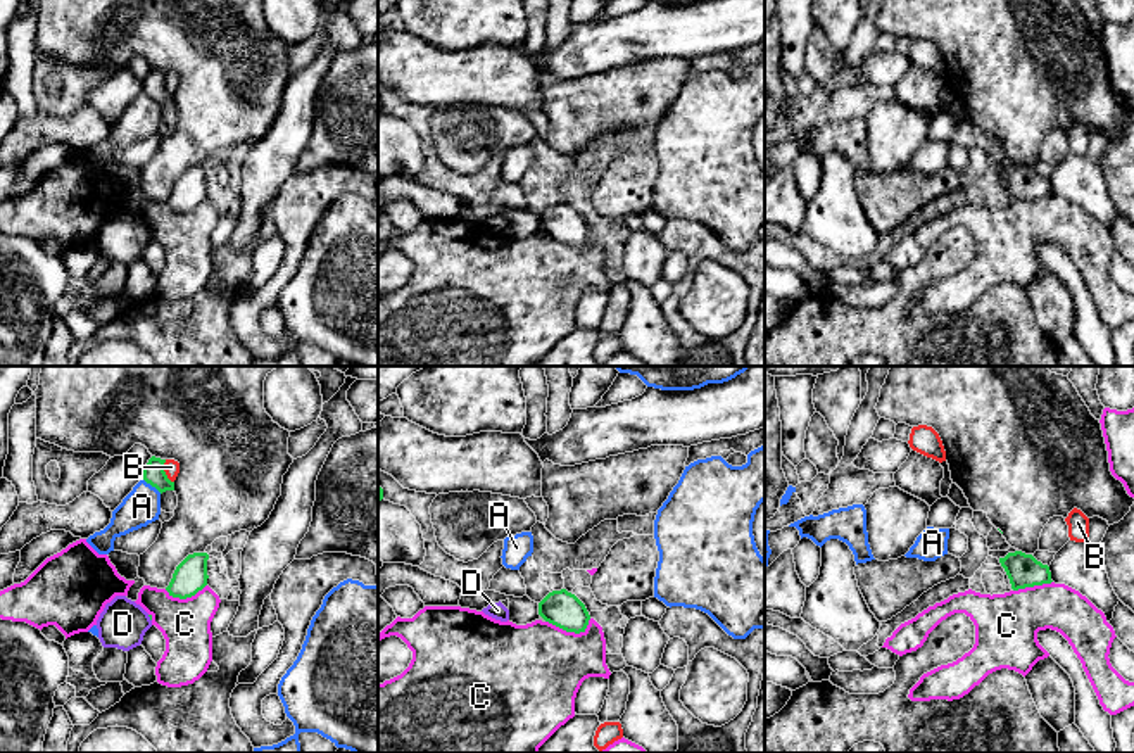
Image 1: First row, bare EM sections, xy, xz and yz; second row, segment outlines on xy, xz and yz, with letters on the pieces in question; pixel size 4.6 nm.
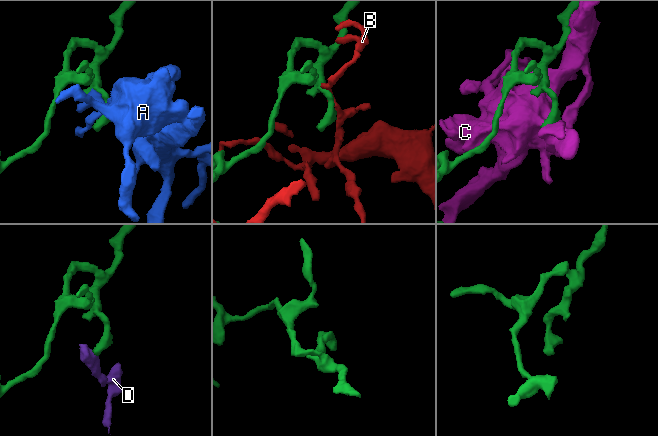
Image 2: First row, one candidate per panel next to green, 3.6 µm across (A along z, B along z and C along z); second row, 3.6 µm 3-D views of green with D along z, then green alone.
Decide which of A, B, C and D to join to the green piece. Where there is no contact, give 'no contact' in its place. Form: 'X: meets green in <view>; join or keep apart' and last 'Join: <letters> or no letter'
A: meets green in xy; keep apart
B: meets green in xy; keep apart
C: meets green in xz; keep apart
D: meets green in xy; keep apart
Join: no letter

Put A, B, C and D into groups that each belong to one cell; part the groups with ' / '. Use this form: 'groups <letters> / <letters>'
groups A / B / C / D

